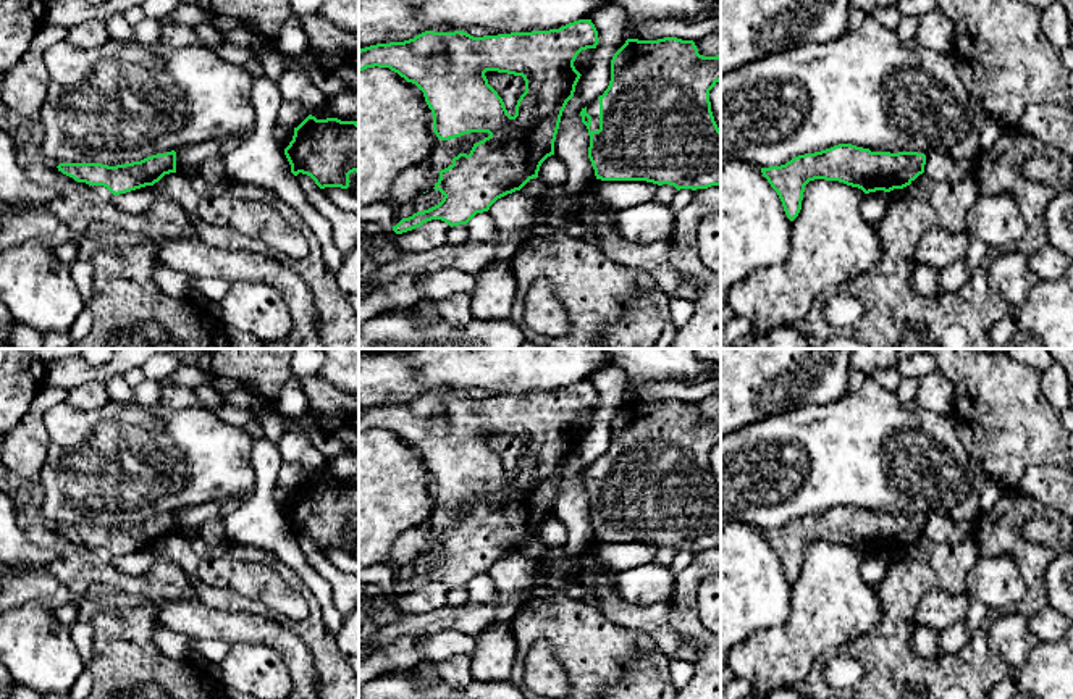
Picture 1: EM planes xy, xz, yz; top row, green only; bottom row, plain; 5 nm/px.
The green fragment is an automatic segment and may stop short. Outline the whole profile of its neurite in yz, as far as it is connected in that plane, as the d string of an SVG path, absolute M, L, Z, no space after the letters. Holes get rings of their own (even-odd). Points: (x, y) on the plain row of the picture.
M852 505L805 515L785 526L761 529L763 538L777 554L784 573L793 583L800 571L805 547L814 541L839 542L865 555L910 547L924 534L926 517L918 513L871 513Z

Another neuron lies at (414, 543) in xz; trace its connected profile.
M414 528L406 531L391 550L391 563L394 568L415 562L420 555L435 549L440 534L430 528Z

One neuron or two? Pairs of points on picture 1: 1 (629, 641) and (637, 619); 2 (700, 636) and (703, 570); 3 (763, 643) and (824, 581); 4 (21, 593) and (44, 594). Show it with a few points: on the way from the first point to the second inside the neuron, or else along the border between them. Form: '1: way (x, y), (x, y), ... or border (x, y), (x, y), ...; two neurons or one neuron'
1: border (600, 611), (618, 623), (642, 628), (663, 652); two neurons
2: way (687, 620), (687, 586); one neuron
3: way (782, 640), (821, 601); one neuron
4: way (26, 593), (39, 593); one neuron

